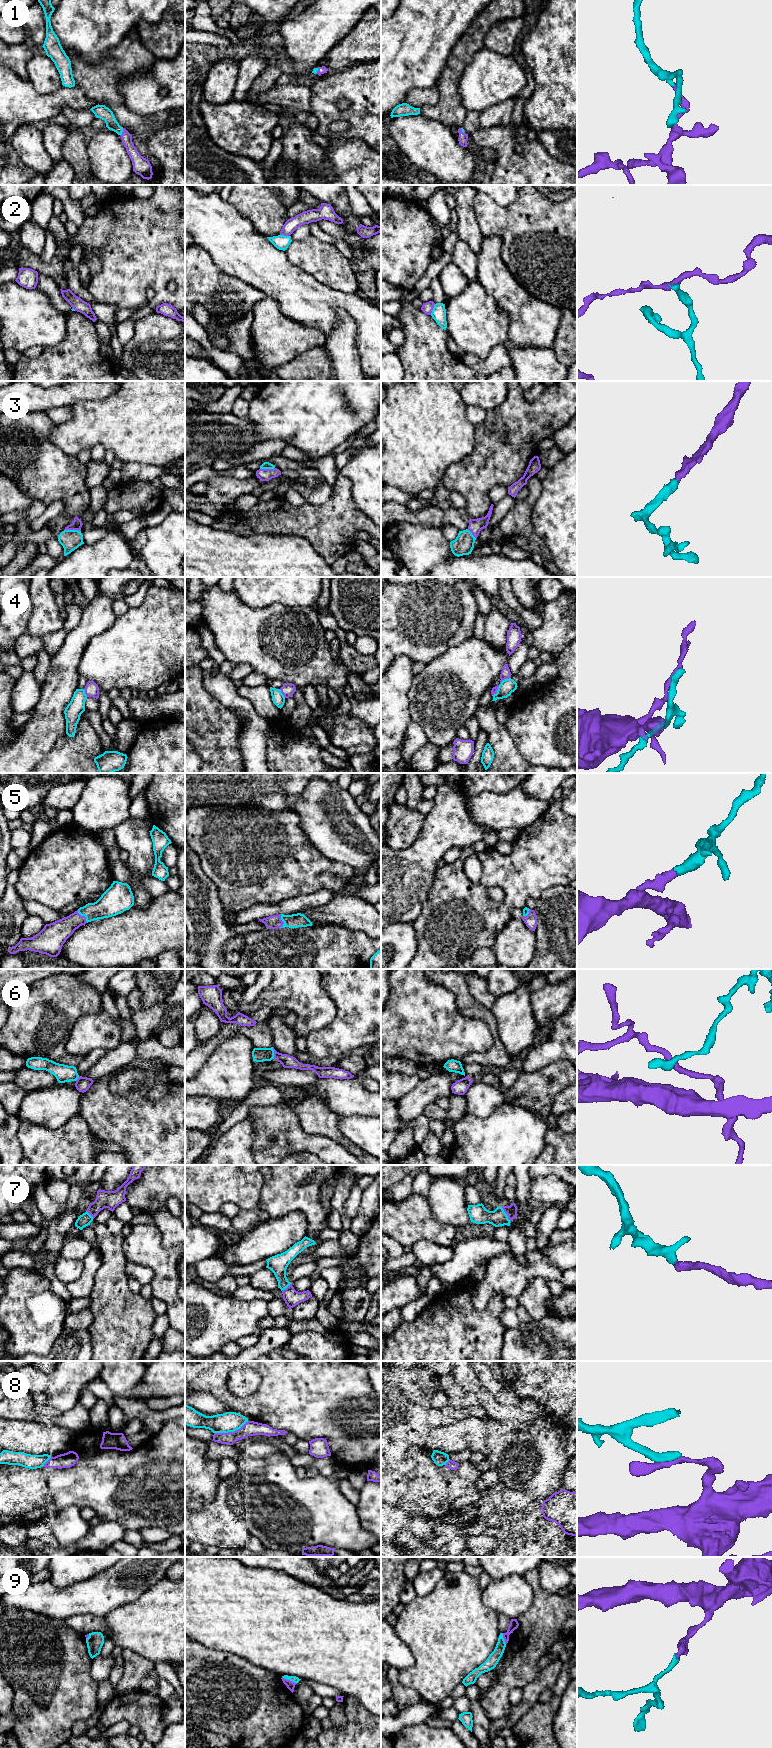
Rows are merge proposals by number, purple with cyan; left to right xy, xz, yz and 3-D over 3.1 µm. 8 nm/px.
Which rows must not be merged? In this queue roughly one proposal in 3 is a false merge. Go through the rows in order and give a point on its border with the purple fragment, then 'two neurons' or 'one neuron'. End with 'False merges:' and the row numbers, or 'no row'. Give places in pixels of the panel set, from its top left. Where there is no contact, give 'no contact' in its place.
1: contact xy (122, 132); one neuron
2: contact yz (432, 309); two neurons
3: contact xy (72, 529); one neuron
4: contact yz (499, 684); two neurons
5: contact xy (83, 916); one neuron
6: contact xz (274, 1052); two neurons
7: contact yz (507, 1215); one neuron
8: contact xz (231, 1432); two neurons
9: contact xz (289, 1680); one neuron
False merges: 2, 4, 6, 8

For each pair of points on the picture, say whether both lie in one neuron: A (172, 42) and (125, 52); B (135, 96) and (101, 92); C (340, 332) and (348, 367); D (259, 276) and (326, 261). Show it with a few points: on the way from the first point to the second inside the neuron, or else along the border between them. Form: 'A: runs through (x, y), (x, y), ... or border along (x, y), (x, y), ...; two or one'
A: border along (135, 29), (141, 43), (156, 58); two
B: border along (131, 74), (120, 82), (119, 92), (135, 113); two
C: runs through (342, 341), (345, 358); one
D: border along (284, 251), (291, 262), (312, 274), (319, 281); two

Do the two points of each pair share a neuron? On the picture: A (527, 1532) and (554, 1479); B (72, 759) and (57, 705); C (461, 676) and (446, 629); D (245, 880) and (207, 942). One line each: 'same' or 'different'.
A: different
B: different
C: different
D: different

